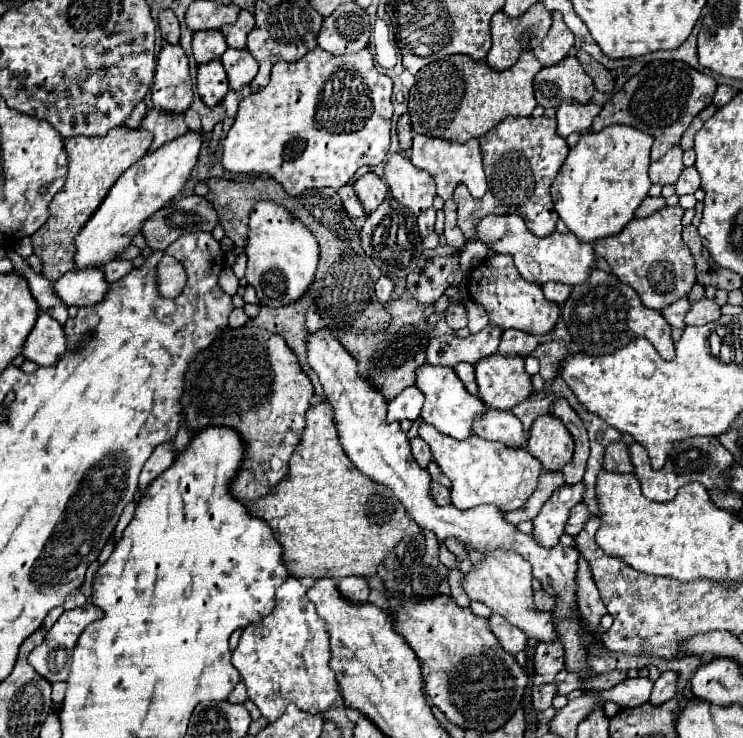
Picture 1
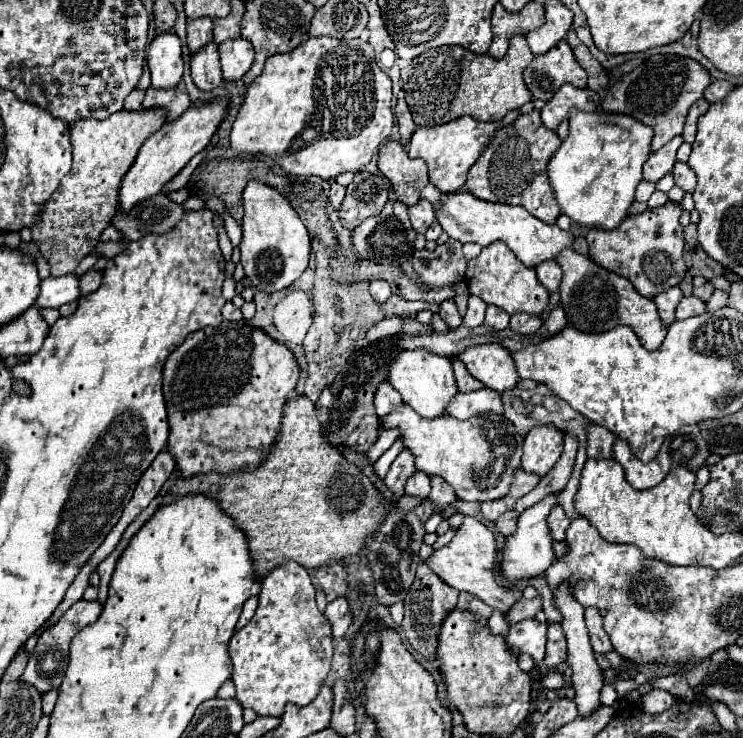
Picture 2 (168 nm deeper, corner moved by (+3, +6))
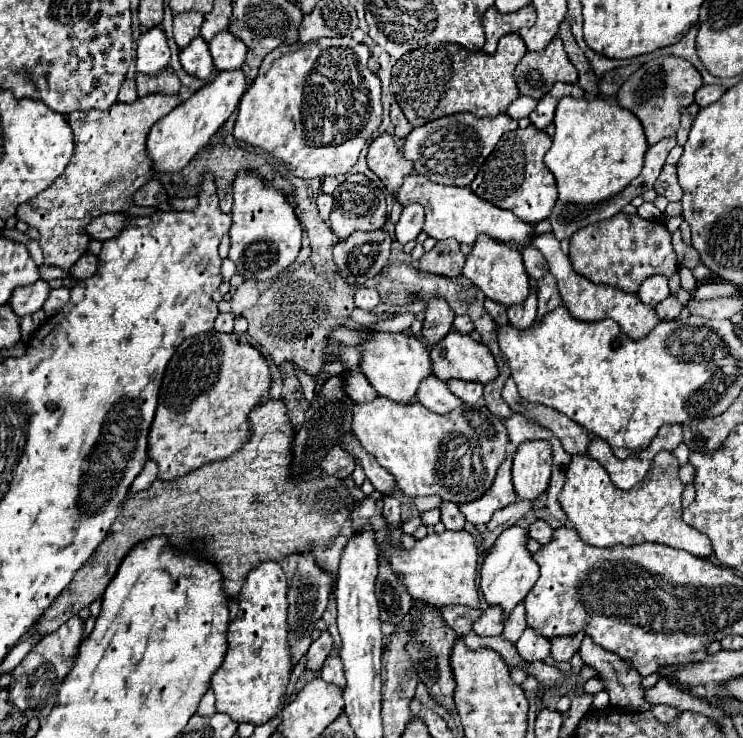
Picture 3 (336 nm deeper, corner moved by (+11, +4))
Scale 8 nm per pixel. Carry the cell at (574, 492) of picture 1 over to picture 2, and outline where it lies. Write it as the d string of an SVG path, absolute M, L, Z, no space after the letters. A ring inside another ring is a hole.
M556 495L544 497L540 503L536 503L534 507L526 509L524 513L520 513L518 517L518 525L516 531L512 535L506 537L506 545L502 551L502 561L500 561L500 575L510 583L518 583L522 579L532 579L542 575L552 563L554 563L554 551L552 551L552 537L550 537L550 529L548 529L548 513L554 507Z

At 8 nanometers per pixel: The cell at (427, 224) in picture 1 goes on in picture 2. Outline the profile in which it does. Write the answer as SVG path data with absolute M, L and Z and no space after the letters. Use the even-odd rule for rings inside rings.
M420 199L416 205L408 207L410 213L410 223L416 233L426 233L426 229L434 223L434 209L430 201Z

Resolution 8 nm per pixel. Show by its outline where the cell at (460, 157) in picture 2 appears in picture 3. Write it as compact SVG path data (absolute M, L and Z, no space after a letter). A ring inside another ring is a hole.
M456 113L430 121L414 129L404 141L404 157L414 163L414 171L434 183L466 187L476 177L476 171L484 163L486 155L492 153L498 139L518 127L518 121L508 113L500 113L492 119L476 119L472 113Z

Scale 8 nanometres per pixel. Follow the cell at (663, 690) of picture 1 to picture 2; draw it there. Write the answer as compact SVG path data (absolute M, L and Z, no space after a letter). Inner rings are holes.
M654 689L652 693L644 695L640 701L642 701L642 709L646 713L664 713L664 711L668 711L674 705L676 699L668 691Z

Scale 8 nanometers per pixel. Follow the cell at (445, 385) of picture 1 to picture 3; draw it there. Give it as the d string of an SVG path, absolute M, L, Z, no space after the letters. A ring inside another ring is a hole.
M378 333L376 337L364 341L360 369L370 385L378 391L378 395L406 405L416 401L416 391L420 383L432 375L430 355L424 343L412 335L404 337L404 333Z

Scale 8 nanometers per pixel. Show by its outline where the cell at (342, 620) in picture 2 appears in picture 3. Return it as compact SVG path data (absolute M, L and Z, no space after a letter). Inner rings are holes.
M320 631L318 639L308 649L308 669L320 669L332 649L332 635L328 631Z

